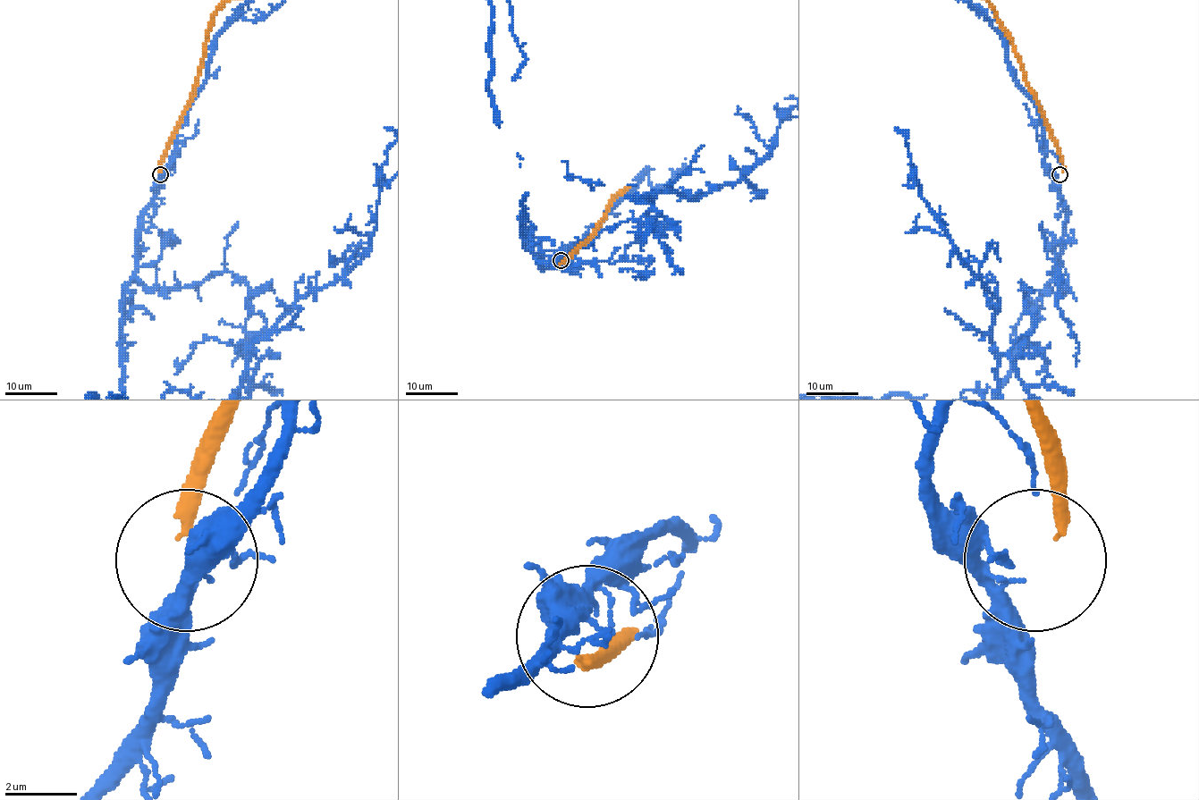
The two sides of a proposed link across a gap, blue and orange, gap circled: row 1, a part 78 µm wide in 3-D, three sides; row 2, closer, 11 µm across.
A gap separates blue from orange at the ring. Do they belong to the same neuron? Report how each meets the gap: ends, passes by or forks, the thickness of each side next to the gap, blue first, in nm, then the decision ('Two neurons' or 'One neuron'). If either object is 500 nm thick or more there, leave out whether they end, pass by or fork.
At the ring blue passes by. At the ring orange ends. Thickness 240 nm (blue) against 320 nm. Two neurons

